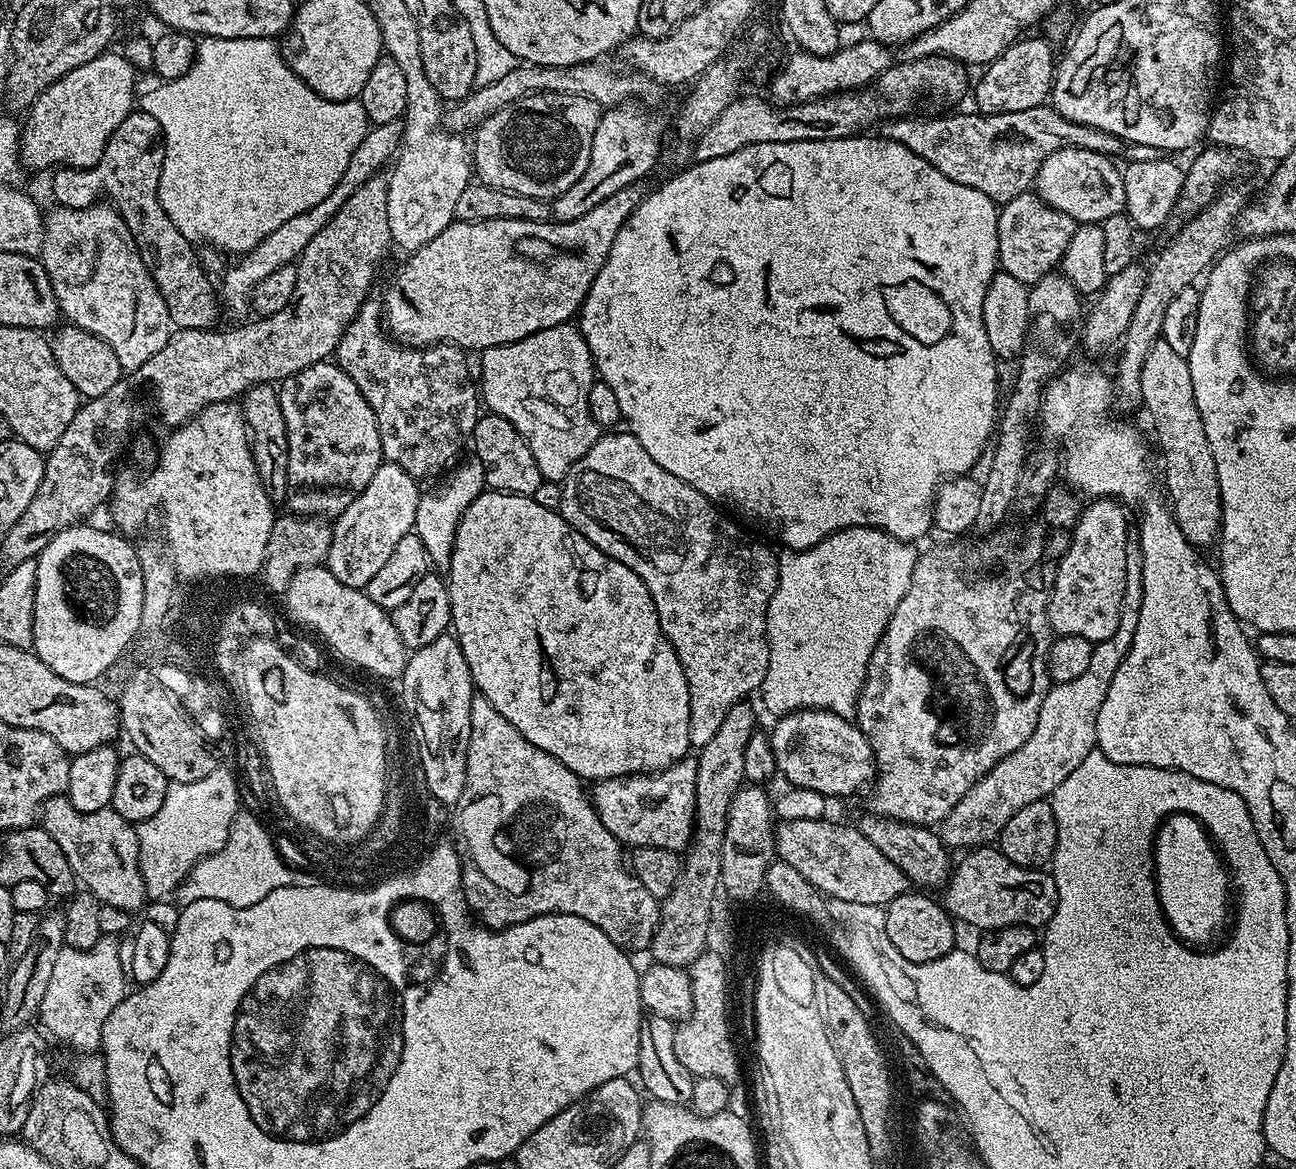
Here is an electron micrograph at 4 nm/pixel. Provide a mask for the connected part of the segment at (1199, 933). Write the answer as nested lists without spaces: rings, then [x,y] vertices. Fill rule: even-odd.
[[[1173,812],[1164,817],[1154,841],[1154,875],[1164,918],[1185,944],[1208,946],[1221,939],[1220,931],[1230,924],[1230,873],[1207,828],[1195,816]]]

